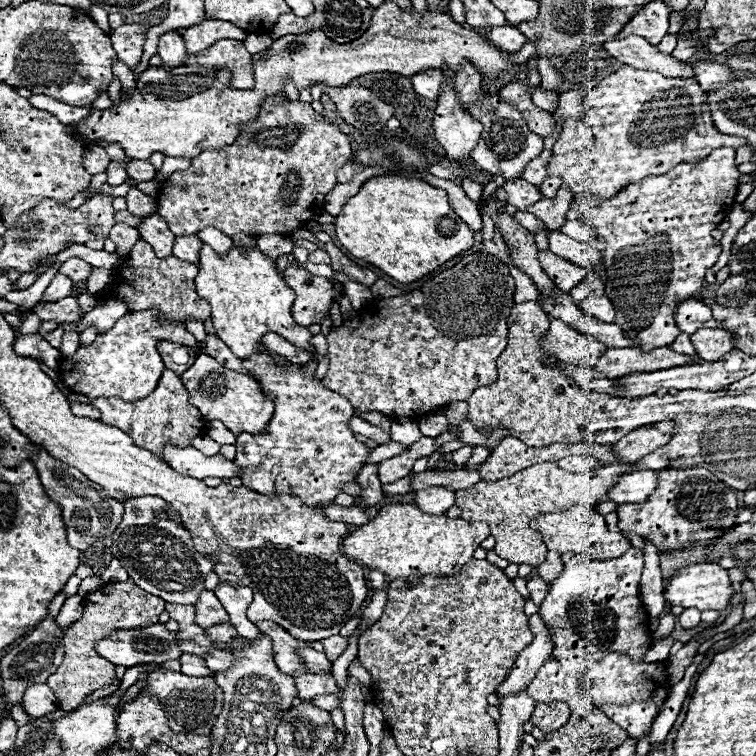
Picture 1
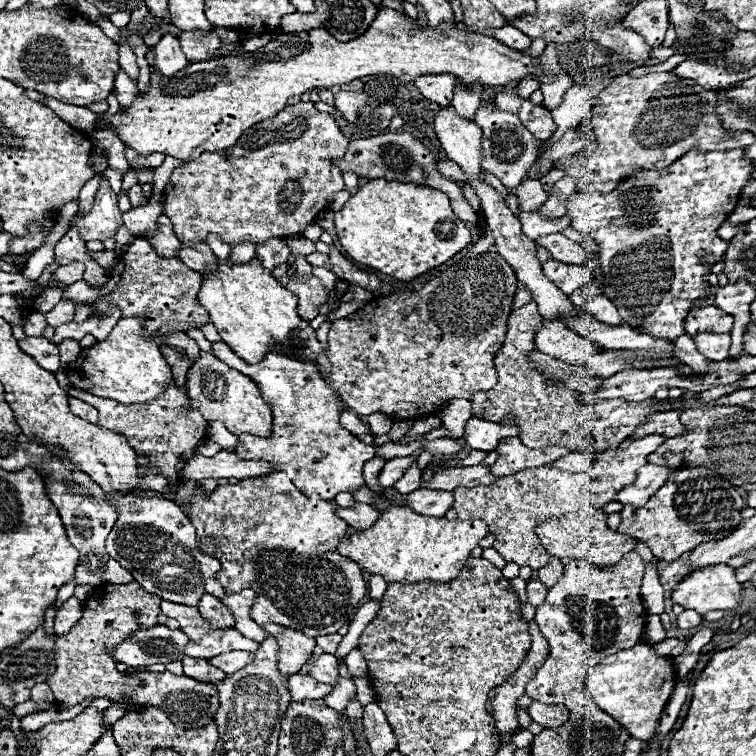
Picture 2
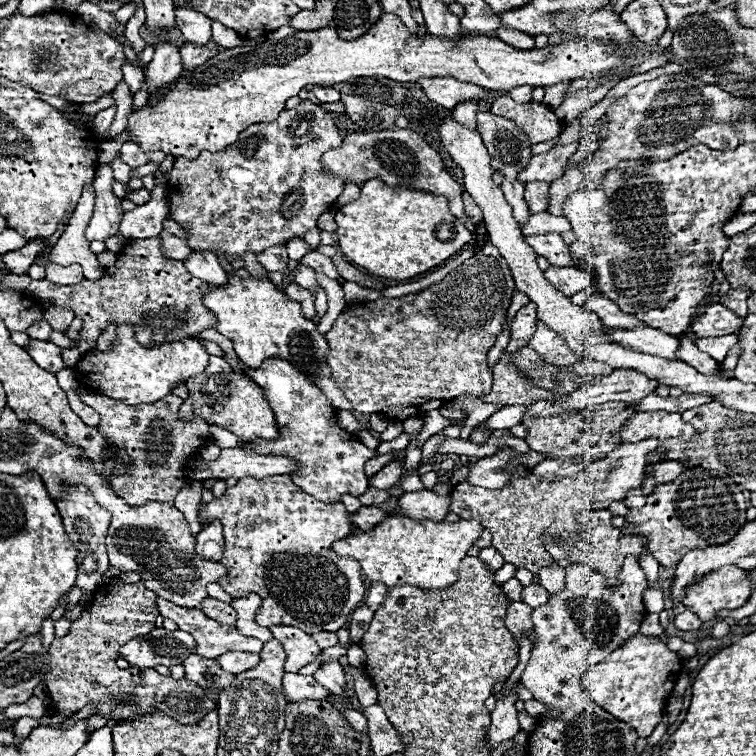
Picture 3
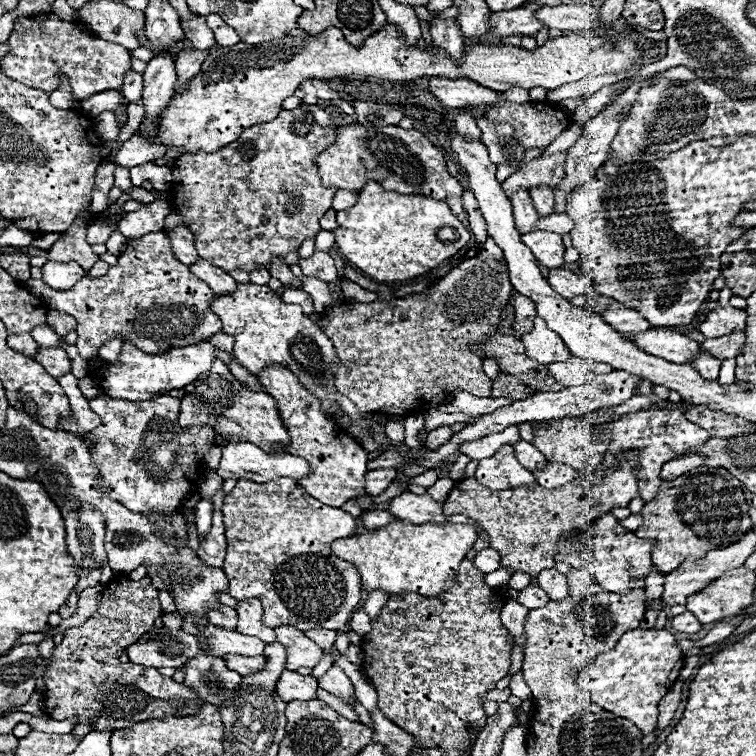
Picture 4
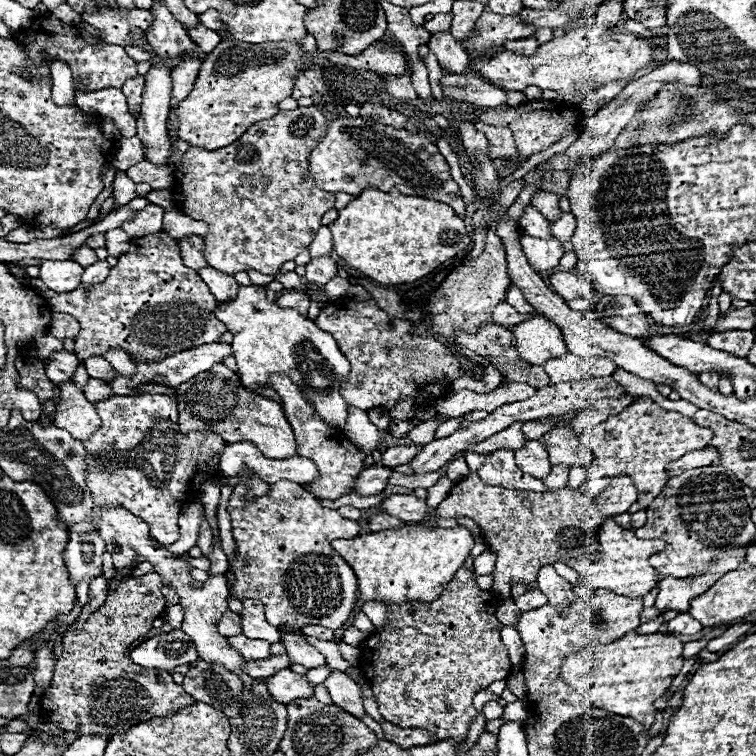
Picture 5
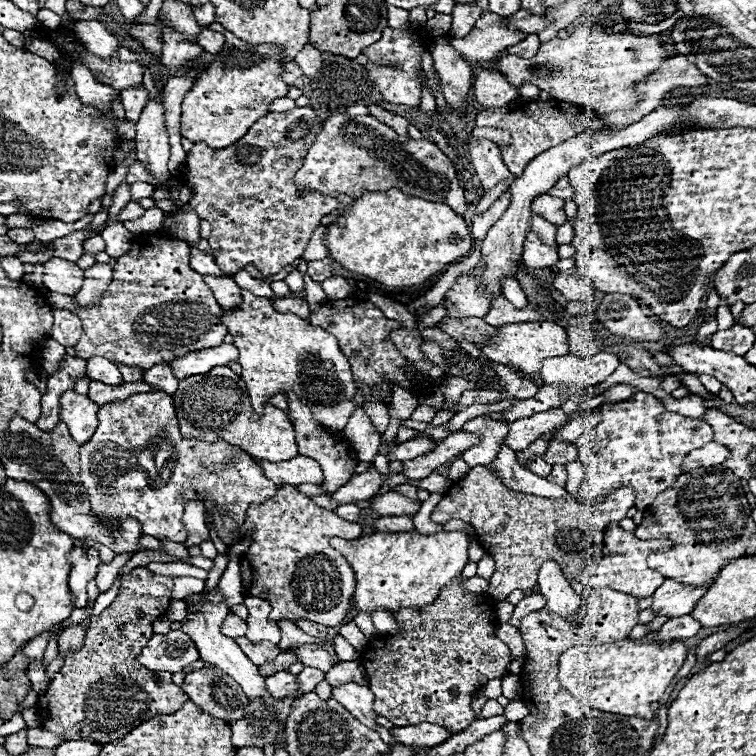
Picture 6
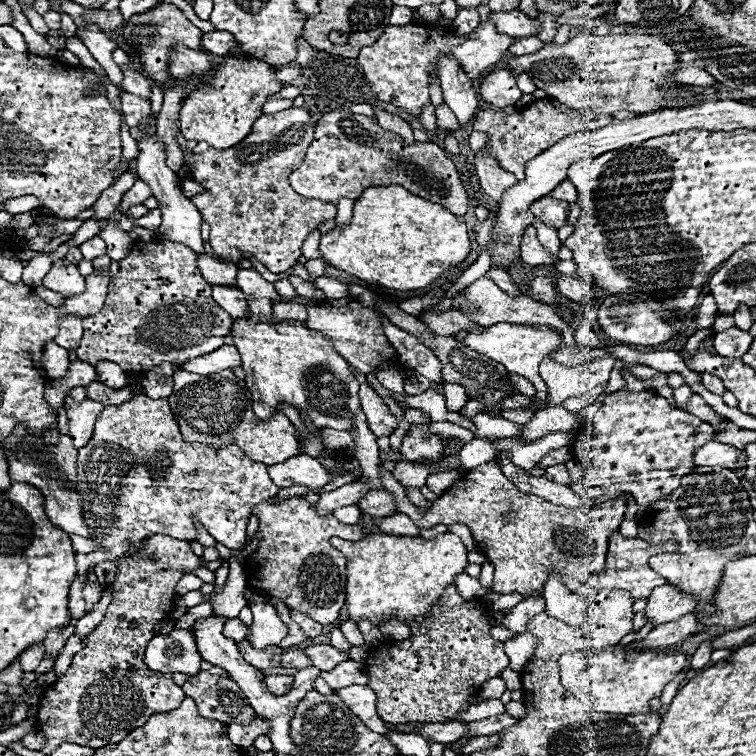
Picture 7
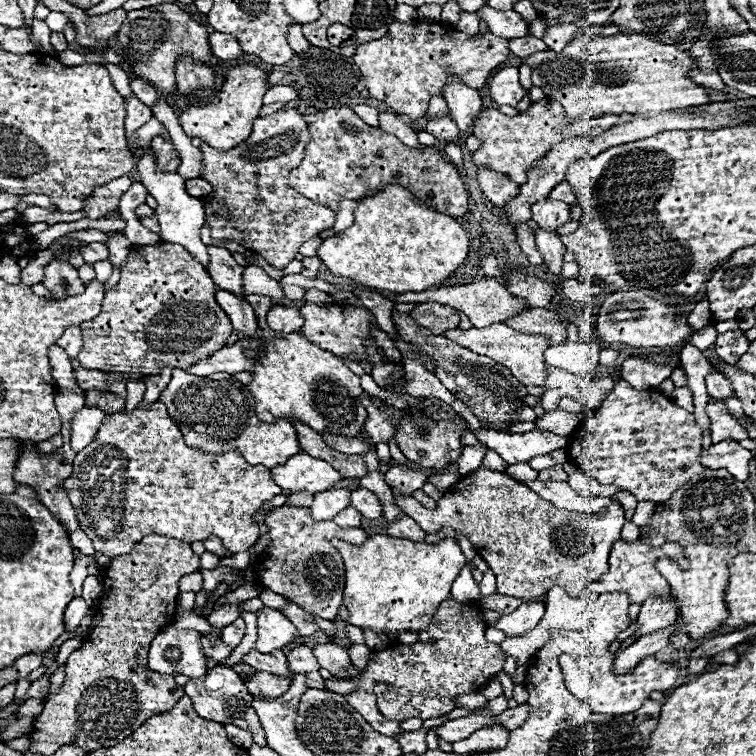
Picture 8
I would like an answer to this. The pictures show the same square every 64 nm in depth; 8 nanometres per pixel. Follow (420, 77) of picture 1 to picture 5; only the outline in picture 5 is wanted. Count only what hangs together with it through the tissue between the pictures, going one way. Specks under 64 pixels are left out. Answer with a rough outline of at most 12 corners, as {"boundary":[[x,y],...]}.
{"boundary":[[474,72],[442,76],[444,98],[496,108],[506,90]]}

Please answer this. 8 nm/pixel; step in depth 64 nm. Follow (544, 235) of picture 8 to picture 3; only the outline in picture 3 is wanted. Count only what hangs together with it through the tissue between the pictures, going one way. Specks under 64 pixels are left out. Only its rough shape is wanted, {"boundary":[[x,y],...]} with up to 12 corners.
{"boundary":[[478,112],[490,166],[520,226],[528,220],[518,172],[532,160],[528,136],[510,120]]}

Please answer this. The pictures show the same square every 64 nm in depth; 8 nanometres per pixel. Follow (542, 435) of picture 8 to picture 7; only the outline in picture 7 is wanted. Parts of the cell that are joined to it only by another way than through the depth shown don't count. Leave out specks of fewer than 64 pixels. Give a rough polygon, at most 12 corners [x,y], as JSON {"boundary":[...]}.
{"boundary":[[572,432],[548,434],[530,444],[514,438],[496,442],[516,466],[532,470],[552,448],[572,444]]}

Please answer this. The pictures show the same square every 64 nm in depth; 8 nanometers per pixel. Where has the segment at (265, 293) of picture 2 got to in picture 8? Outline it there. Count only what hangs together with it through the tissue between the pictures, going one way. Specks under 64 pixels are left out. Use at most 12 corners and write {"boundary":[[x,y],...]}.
{"boundary":[[246,296],[262,352],[248,384],[262,422],[298,418],[358,438],[360,378],[304,334],[268,330]]}

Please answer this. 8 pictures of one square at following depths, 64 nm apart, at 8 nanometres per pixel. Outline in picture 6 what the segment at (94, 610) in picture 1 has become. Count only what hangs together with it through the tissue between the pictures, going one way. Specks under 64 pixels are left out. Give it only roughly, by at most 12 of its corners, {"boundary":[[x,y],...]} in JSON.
{"boundary":[[134,568],[40,696],[42,728],[120,740],[188,694],[136,662],[170,576]]}

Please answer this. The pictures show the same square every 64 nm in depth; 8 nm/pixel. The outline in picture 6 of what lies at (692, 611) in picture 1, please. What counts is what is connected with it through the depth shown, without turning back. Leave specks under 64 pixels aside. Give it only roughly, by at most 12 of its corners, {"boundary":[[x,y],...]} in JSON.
{"boundary":[[690,614],[670,618],[656,634],[662,642],[692,638],[700,630]]}

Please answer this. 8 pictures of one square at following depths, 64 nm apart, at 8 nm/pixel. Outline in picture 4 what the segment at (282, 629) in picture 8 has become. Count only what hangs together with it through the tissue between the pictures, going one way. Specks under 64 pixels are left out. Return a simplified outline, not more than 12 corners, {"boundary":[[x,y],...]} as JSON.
{"boundary":[[258,598],[240,600],[238,632],[274,642],[272,628],[262,624]]}

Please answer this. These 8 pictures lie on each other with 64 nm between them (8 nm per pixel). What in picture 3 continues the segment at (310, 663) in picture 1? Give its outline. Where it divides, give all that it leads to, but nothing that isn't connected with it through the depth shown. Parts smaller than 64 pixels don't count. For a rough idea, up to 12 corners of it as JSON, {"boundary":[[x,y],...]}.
{"boundary":[[322,662],[314,672],[316,682],[332,694],[346,686],[338,662]]}

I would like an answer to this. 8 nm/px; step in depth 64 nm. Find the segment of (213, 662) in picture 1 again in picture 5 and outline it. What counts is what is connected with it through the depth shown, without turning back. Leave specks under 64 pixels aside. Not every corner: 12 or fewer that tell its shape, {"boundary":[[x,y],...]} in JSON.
{"boundary":[[288,656],[248,660],[246,674],[252,678],[272,676],[288,668]]}

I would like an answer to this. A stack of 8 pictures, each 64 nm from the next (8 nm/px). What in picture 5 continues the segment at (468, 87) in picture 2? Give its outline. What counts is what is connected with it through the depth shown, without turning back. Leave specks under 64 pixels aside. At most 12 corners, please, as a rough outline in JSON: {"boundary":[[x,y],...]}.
{"boundary":[[460,122],[458,134],[470,152],[488,154],[488,140],[472,122]]}

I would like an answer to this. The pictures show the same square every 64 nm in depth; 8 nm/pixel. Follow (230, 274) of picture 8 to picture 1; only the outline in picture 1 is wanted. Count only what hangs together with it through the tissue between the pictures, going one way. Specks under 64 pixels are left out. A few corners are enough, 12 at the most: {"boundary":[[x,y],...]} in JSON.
{"boundary":[[160,216],[138,226],[140,238],[156,256],[172,254],[174,234]]}

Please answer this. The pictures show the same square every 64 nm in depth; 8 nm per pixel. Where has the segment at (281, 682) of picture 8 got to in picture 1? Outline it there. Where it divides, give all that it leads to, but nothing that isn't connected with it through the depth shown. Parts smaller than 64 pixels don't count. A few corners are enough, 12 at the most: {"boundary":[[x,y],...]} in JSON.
{"boundary":[[332,674],[296,678],[296,698],[312,700],[340,690]]}

